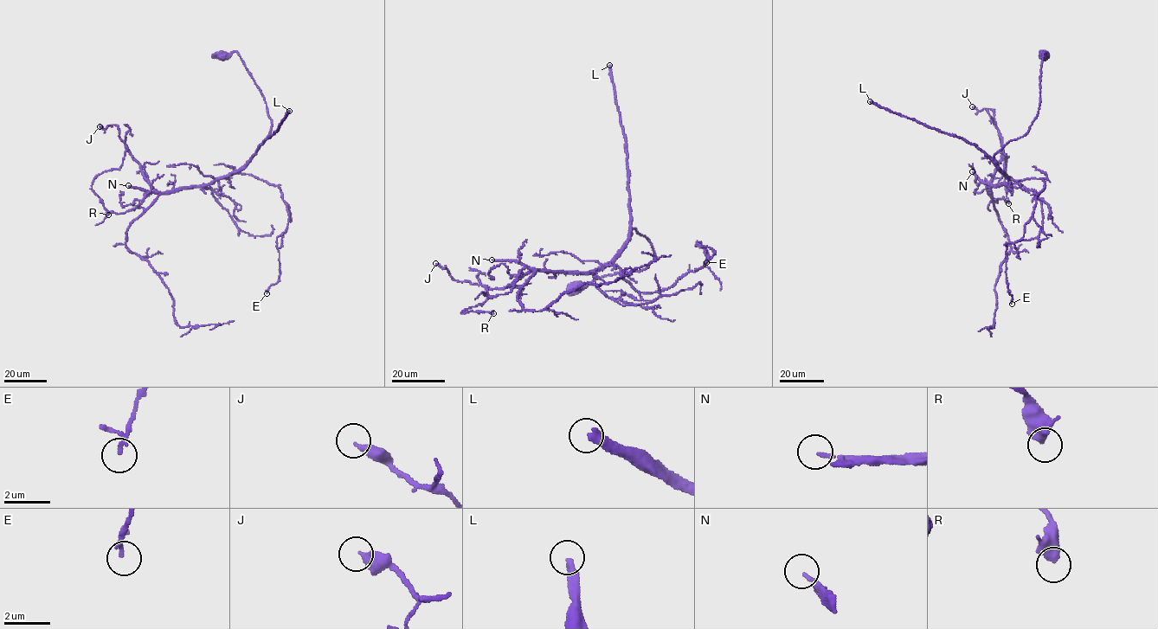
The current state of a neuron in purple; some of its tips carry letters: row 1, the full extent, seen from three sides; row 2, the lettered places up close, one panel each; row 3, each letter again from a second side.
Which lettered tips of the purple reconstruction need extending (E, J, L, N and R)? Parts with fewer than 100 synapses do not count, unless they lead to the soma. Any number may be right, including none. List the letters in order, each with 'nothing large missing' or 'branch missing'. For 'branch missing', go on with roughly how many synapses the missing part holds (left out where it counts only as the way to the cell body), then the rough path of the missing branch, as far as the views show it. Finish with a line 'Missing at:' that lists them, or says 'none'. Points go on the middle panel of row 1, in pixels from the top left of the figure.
E: nothing large missing
J: nothing large missing
L: branch missing | 950 syn
N: branch missing | 190 syn
R: nothing large missing
Missing at: L, N

